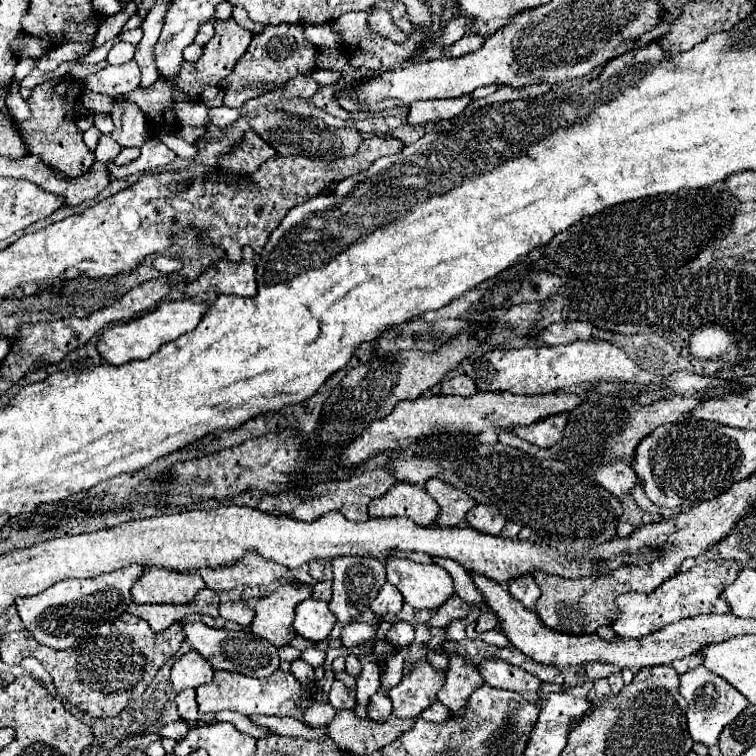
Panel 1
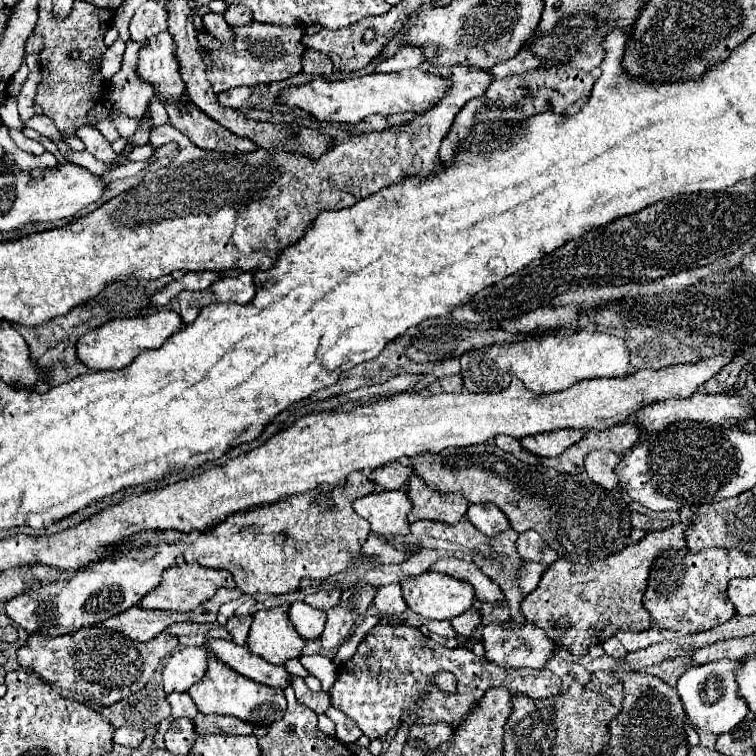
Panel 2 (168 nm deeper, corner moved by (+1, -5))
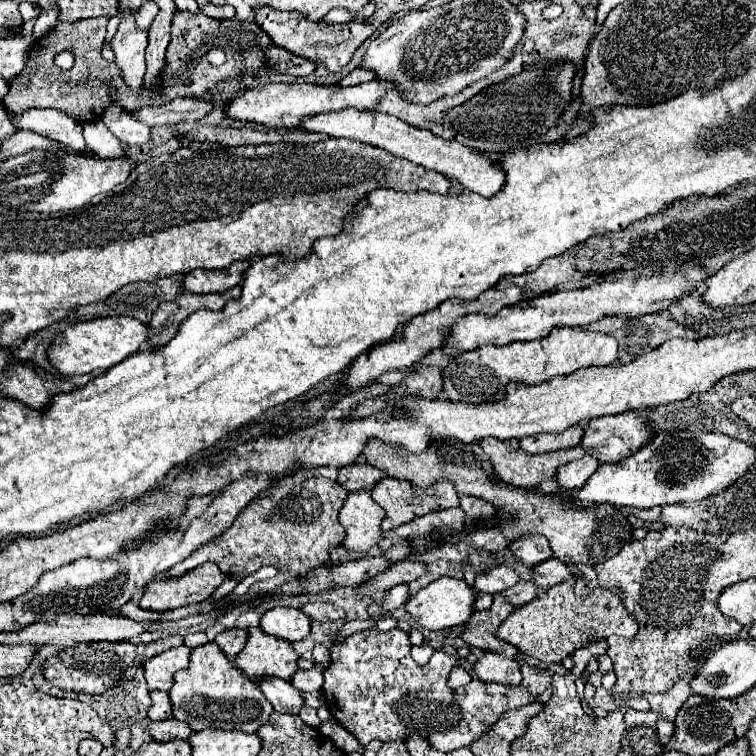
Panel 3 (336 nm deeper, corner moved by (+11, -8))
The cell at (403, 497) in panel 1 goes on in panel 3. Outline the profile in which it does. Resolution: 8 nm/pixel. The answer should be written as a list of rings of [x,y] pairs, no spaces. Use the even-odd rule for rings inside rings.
[[[353,491],[339,511],[339,523],[345,527],[343,547],[367,553],[383,539],[381,519],[385,511],[373,501],[369,491]]]

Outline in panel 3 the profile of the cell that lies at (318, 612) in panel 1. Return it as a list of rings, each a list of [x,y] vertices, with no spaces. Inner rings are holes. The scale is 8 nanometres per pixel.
[[[273,607],[261,617],[261,629],[295,643],[311,633],[311,619],[293,607]]]

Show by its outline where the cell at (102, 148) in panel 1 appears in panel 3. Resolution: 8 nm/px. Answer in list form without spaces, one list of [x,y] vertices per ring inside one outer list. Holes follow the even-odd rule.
[[[29,109],[23,115],[17,115],[13,125],[17,129],[31,129],[43,137],[61,141],[75,151],[85,149],[81,123],[57,109]]]

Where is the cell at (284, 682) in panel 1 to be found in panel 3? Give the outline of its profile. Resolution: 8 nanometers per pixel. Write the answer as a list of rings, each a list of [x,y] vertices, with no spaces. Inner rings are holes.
[[[205,643],[191,651],[191,663],[185,671],[177,671],[169,697],[173,699],[173,717],[189,723],[195,731],[225,729],[255,733],[273,713],[273,707],[265,701],[257,685],[253,685],[215,643]]]

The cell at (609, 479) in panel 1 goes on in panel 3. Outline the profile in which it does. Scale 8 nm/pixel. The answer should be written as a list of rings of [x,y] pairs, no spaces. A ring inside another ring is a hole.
[[[585,455],[583,459],[571,461],[565,467],[561,467],[561,471],[557,471],[557,483],[565,489],[581,489],[587,479],[597,471],[599,461],[593,459],[591,455]]]

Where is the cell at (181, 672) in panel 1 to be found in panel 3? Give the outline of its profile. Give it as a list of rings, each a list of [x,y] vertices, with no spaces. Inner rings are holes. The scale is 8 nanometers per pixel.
[[[181,645],[177,649],[163,651],[155,655],[153,659],[143,663],[145,669],[145,679],[149,685],[149,691],[169,691],[173,685],[173,675],[181,669],[189,667],[189,655],[191,649]]]

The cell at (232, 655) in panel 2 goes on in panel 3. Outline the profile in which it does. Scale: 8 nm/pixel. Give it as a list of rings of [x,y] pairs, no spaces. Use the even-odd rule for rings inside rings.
[[[261,677],[259,681],[255,681],[255,679],[251,679],[251,681],[261,689],[261,693],[273,705],[275,711],[299,713],[303,699],[301,699],[301,693],[289,681],[279,679],[279,677]]]

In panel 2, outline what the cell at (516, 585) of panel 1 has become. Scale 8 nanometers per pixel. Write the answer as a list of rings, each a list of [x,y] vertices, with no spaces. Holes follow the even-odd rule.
[[[523,562],[523,566],[519,568],[519,586],[523,594],[531,594],[539,586],[539,580],[545,570],[547,564],[543,562]]]

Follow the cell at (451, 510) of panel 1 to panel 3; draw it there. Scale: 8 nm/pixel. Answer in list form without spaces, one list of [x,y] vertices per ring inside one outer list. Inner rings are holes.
[[[383,477],[381,483],[377,483],[377,487],[371,491],[371,497],[375,499],[375,503],[379,503],[385,509],[385,519],[381,523],[383,531],[395,529],[403,523],[413,521],[415,517],[433,513],[433,511],[443,511],[443,509],[451,509],[451,507],[459,507],[459,495],[455,491],[455,487],[451,483],[437,483],[433,487],[423,487],[423,489],[413,489],[413,485],[409,485],[409,481],[399,481],[393,477]]]

